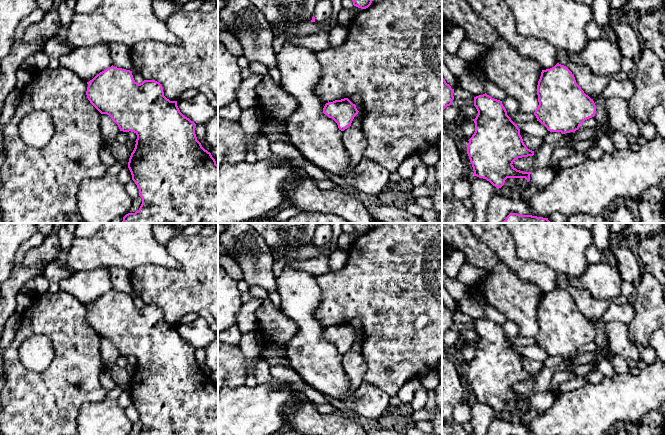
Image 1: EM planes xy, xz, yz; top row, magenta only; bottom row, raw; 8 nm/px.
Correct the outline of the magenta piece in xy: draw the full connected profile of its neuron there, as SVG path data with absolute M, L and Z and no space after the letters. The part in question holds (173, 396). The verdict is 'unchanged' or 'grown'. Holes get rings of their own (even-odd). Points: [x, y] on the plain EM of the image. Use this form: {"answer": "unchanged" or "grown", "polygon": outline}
{"answer": "unchanged", "polygon": "M112 289L87 308L86 319L90 327L101 338L109 339L120 355L131 355L137 359L128 392L142 422L138 435L218 435L218 389L197 364L196 348L180 336L177 325L170 325L164 320L159 306L144 304L138 308L132 295Z"}

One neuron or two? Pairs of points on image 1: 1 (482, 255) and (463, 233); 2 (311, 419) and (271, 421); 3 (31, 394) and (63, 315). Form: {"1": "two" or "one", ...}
{"1": "one", "2": "two", "3": "one"}

